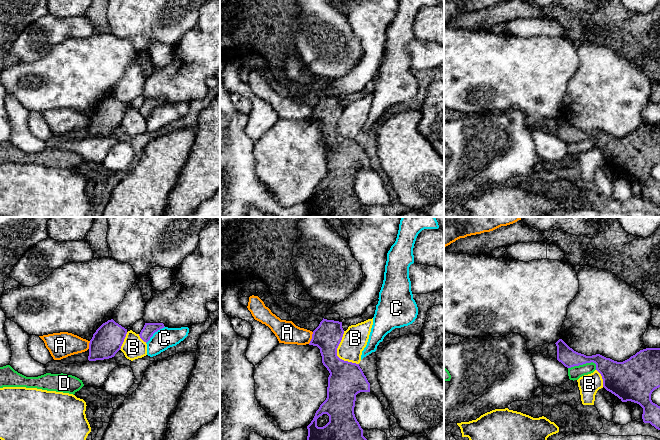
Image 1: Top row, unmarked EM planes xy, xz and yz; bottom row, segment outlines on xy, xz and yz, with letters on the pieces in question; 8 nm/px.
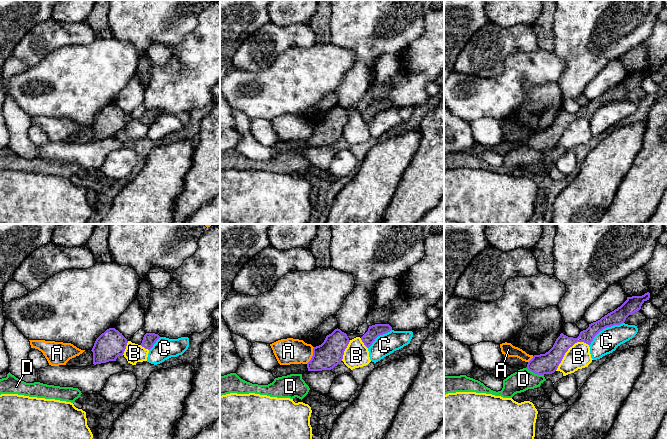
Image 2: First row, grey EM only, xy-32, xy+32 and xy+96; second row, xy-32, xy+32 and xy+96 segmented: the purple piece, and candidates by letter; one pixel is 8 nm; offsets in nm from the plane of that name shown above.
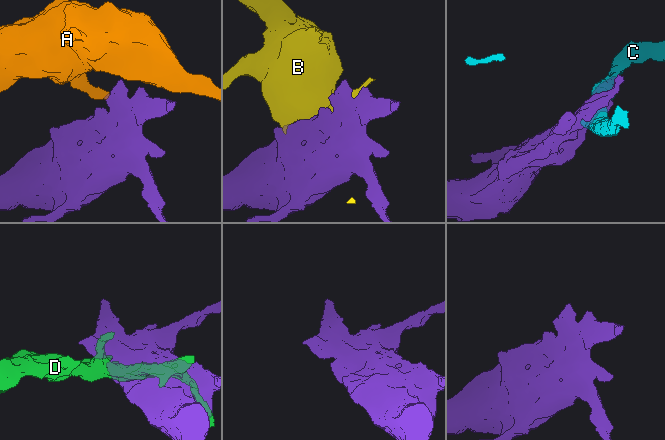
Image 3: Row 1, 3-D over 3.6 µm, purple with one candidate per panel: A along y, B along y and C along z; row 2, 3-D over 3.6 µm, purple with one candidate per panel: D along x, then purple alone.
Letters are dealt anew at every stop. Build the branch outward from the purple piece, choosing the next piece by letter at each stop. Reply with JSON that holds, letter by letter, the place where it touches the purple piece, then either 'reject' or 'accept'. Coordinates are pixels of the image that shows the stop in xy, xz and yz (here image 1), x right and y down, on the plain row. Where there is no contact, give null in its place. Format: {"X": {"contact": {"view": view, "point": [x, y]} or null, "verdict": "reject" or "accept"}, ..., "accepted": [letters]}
{"A": {"contact": {"view": "xz", "point": [312, 114]}, "verdict": "reject"}, "B": {"contact": {"view": "xz", "point": [336, 130]}, "verdict": "reject"}, "C": {"contact": {"view": "xy", "point": [154, 108]}, "verdict": "reject"}, "D": {"contact": {"view": "yz", "point": [582, 140]}, "verdict": "reject"}, "accepted": []}

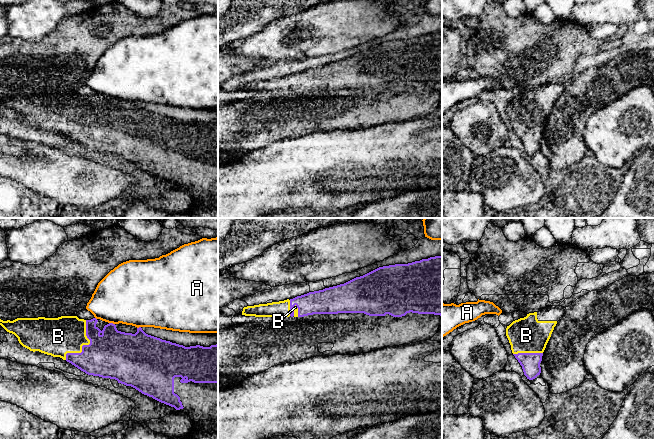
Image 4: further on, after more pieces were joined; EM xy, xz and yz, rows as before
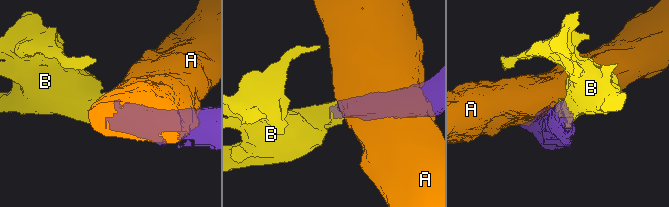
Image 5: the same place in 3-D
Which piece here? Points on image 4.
{"A": {"contact": {"view": "xy", "point": [112, 99]}, "verdict": "reject"}, "B": {"contact": {"view": "xy", "point": [84, 121]}, "verdict": "accept"}, "accepted": ["B"]}

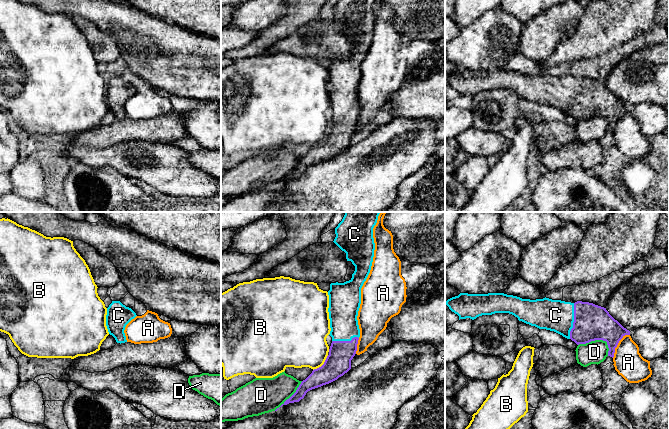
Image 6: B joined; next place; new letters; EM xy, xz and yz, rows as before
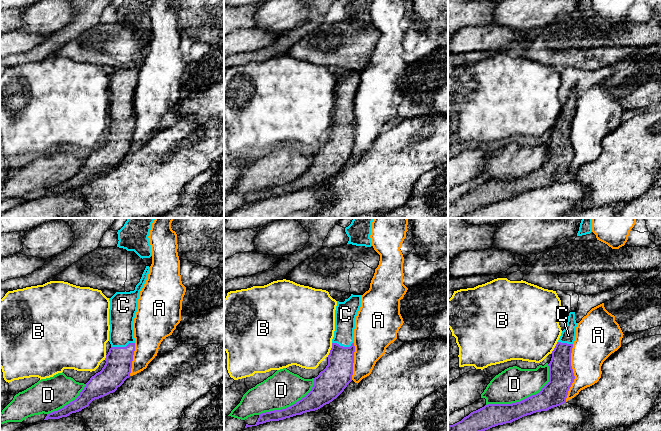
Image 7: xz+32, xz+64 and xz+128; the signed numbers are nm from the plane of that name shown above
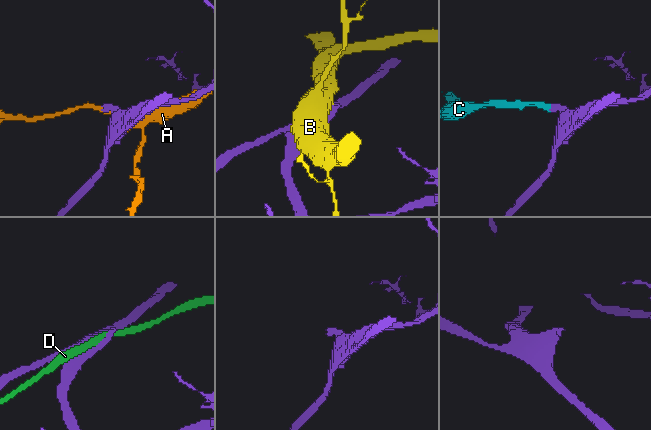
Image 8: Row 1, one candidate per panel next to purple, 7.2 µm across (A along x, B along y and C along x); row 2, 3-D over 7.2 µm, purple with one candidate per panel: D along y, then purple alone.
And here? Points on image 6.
{"A": {"contact": {"view": "yz", "point": [617, 120]}, "verdict": "reject"}, "B": {"contact": {"view": "xz", "point": [323, 140]}, "verdict": "reject"}, "C": {"contact": {"view": "yz", "point": [574, 97]}, "verdict": "accept"}, "D": {"contact": {"view": "yz", "point": [599, 115]}, "verdict": "reject"}, "accepted": ["C"]}

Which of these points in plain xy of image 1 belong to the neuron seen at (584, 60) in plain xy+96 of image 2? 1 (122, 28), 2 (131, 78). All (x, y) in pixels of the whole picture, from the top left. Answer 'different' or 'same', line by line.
1: same
2: same

